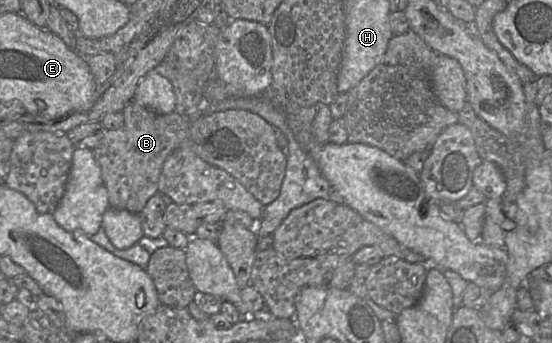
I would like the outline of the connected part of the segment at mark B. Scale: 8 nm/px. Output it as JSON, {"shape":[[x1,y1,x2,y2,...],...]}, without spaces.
{"shape":[[132,100,123,109,122,113,124,116,124,123,122,127,116,130,106,130,101,141,92,149,94,157,101,167,104,184,108,192,109,207,120,210,127,210,131,213,139,214,144,209,148,200,156,193,159,193,158,181,163,164,167,157,178,148,190,149,208,164,220,168,232,175,234,178,240,181,242,185,247,189,247,191,250,192,264,206,270,204,279,196,281,185,285,177,287,164,286,156,280,148,277,140,277,135,278,133,280,133,280,130,274,128,259,115,246,110,229,109,225,111,214,112,209,115,202,115,197,119,189,119,187,116,182,115,176,111,169,114,158,114,148,108,139,105,135,100]]}

